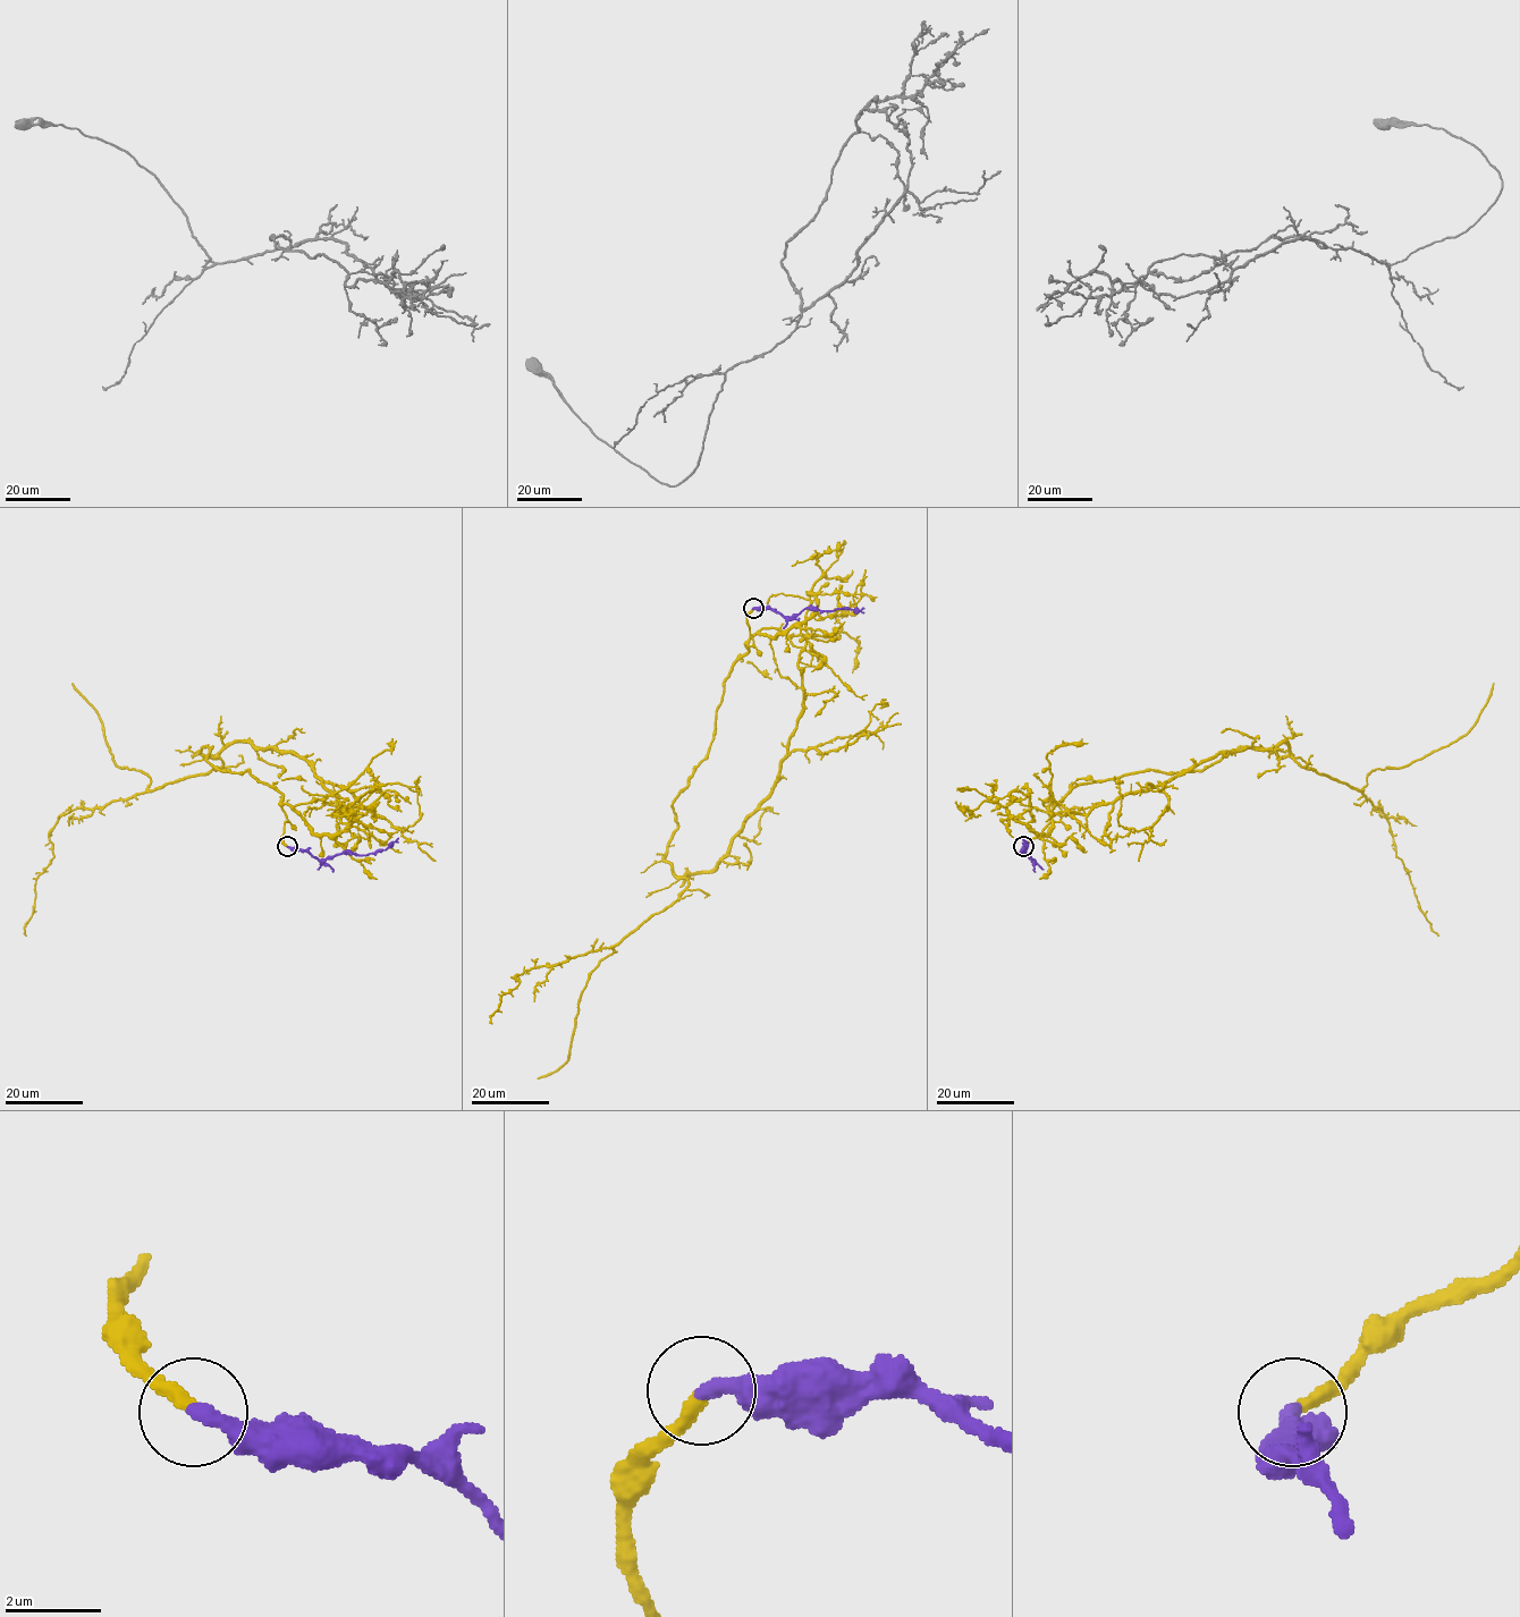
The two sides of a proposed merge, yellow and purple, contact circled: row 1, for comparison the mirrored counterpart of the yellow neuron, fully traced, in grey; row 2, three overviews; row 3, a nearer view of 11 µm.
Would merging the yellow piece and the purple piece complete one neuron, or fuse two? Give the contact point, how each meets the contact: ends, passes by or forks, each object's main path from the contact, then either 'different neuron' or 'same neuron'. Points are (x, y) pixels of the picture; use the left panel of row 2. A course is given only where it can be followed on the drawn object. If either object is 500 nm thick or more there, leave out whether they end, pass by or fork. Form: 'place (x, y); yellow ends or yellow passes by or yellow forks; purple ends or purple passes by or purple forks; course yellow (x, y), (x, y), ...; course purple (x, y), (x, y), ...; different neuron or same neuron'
place (287, 846); yellow ends; purple ends; course yellow (287, 847), (283, 795), (199, 751), (294, 752), (339, 814), (345, 799), (301, 786); course purple (287, 847), (306, 849), (319, 860), (330, 860), (340, 854), (381, 852), (398, 838); same neuron

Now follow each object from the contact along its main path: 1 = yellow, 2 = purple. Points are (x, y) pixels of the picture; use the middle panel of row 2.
1: (753, 609), (708, 755), (673, 804), (676, 875), (728, 851), (802, 708), (810, 602), (767, 603)
2: (753, 608), (773, 609), (785, 617), (795, 617), (807, 608), (834, 611), (863, 608)

